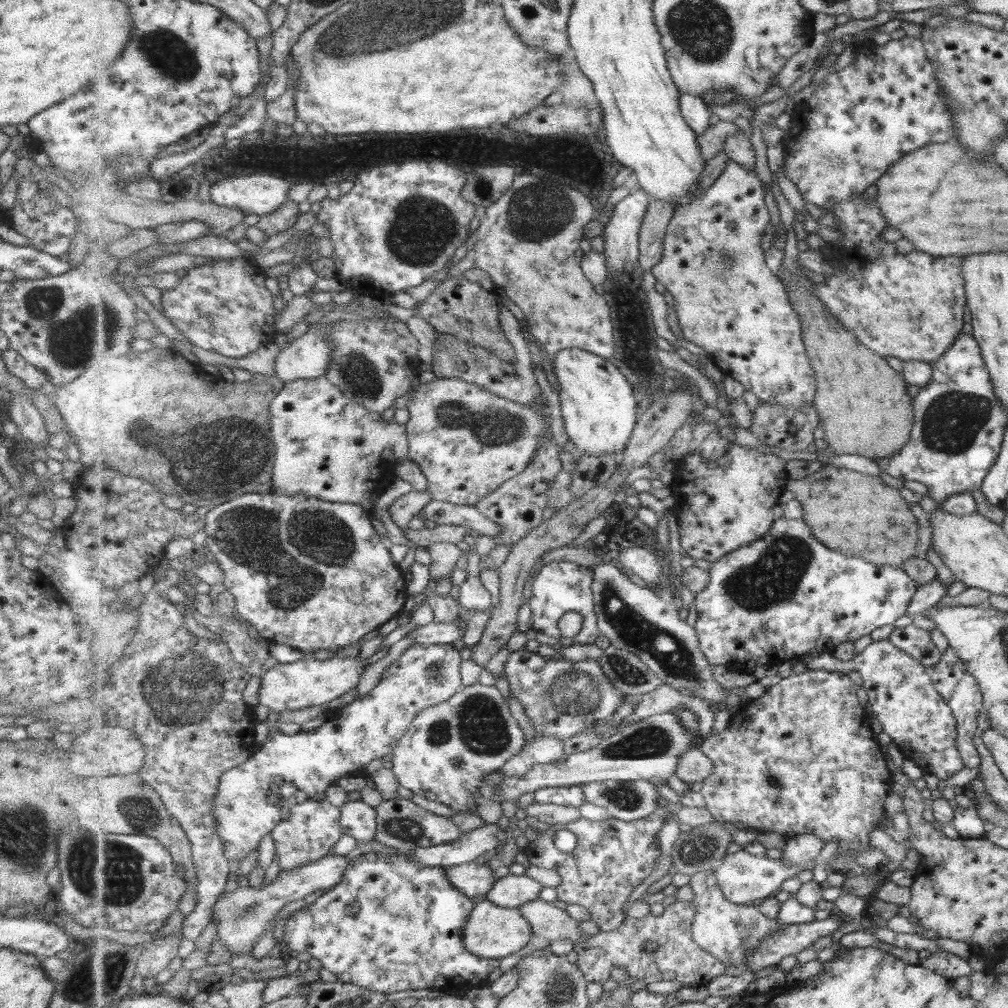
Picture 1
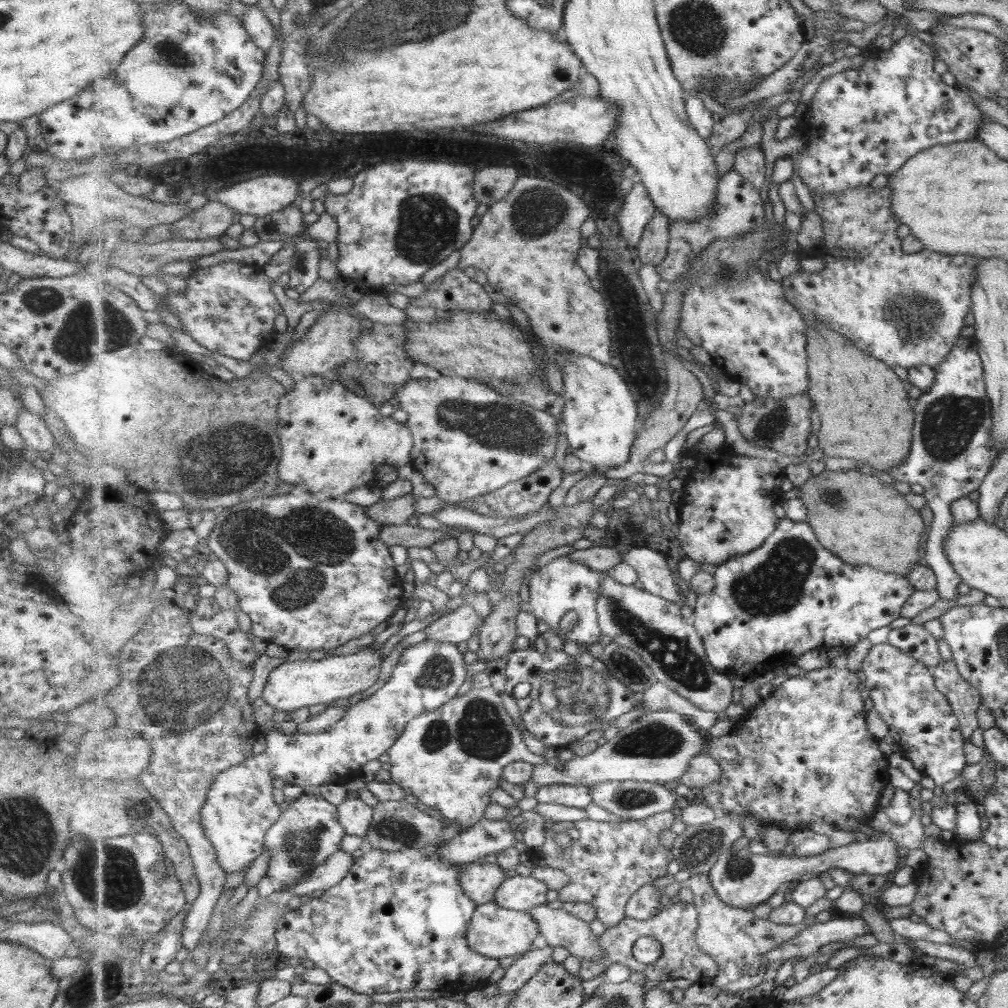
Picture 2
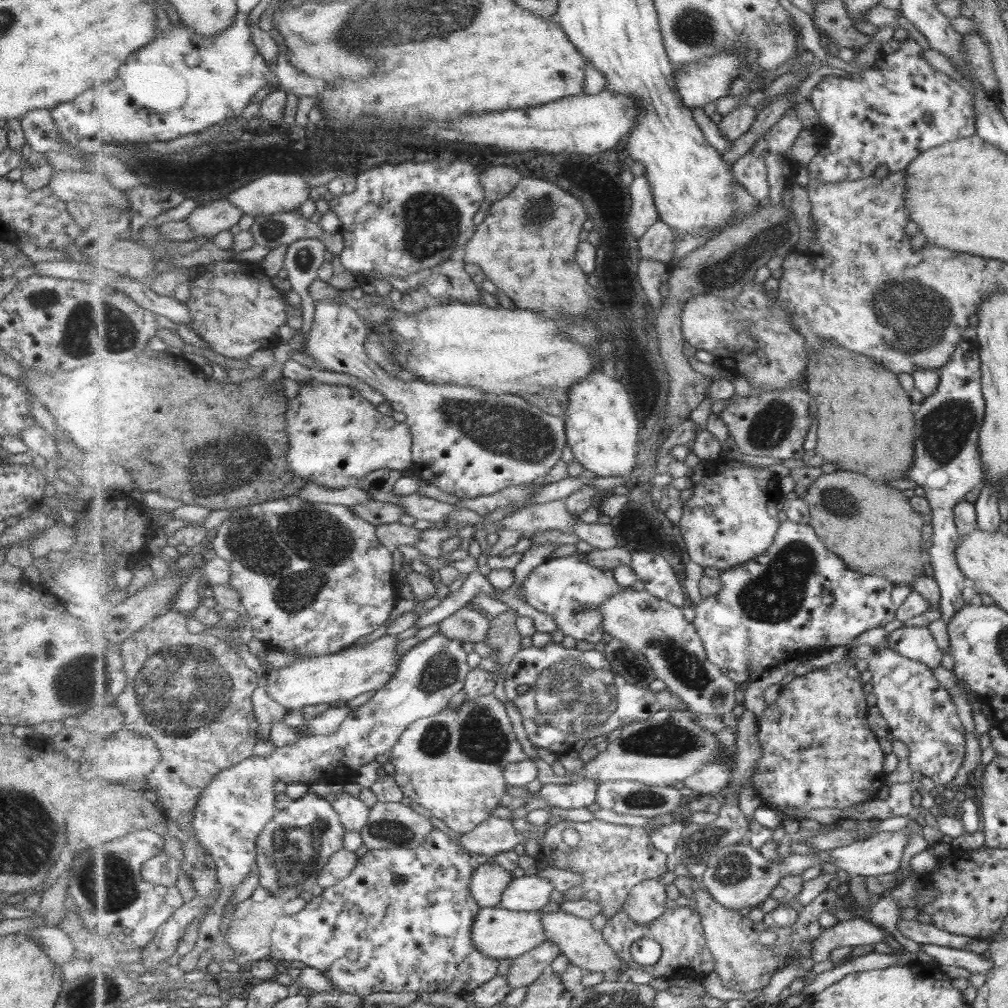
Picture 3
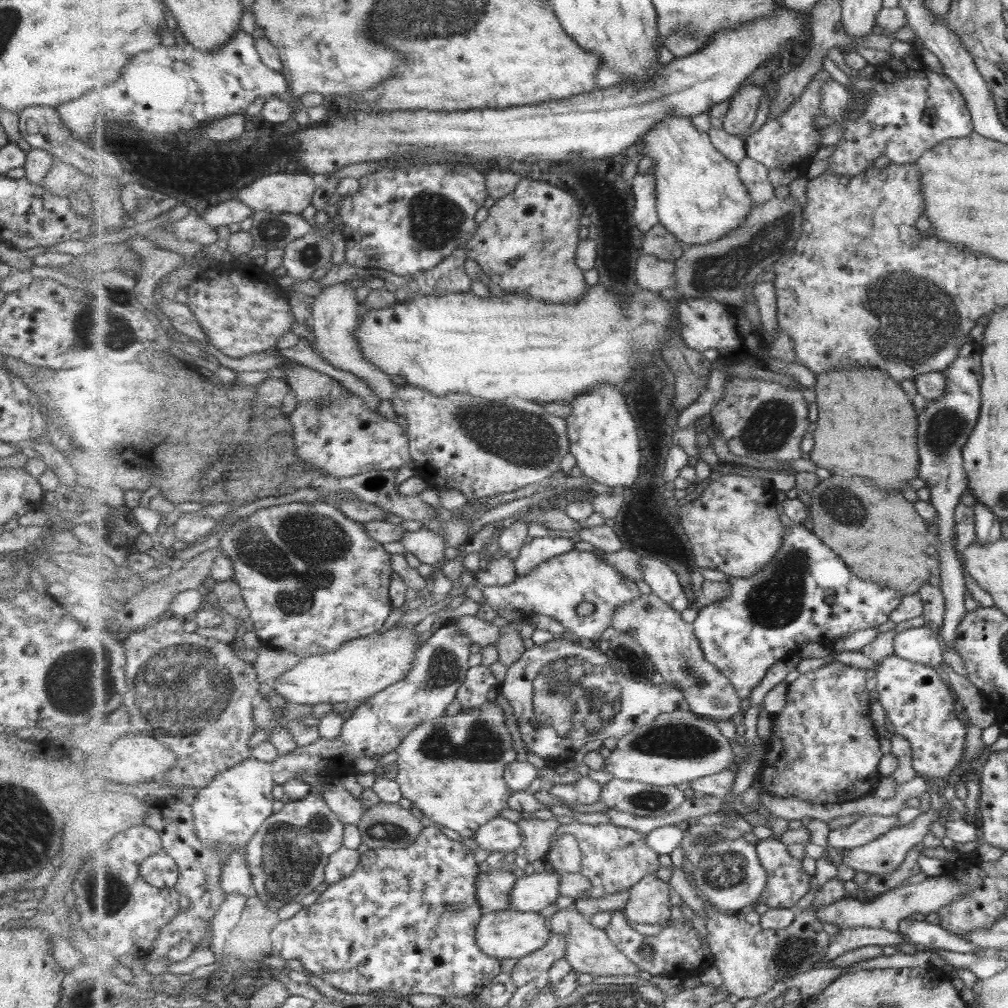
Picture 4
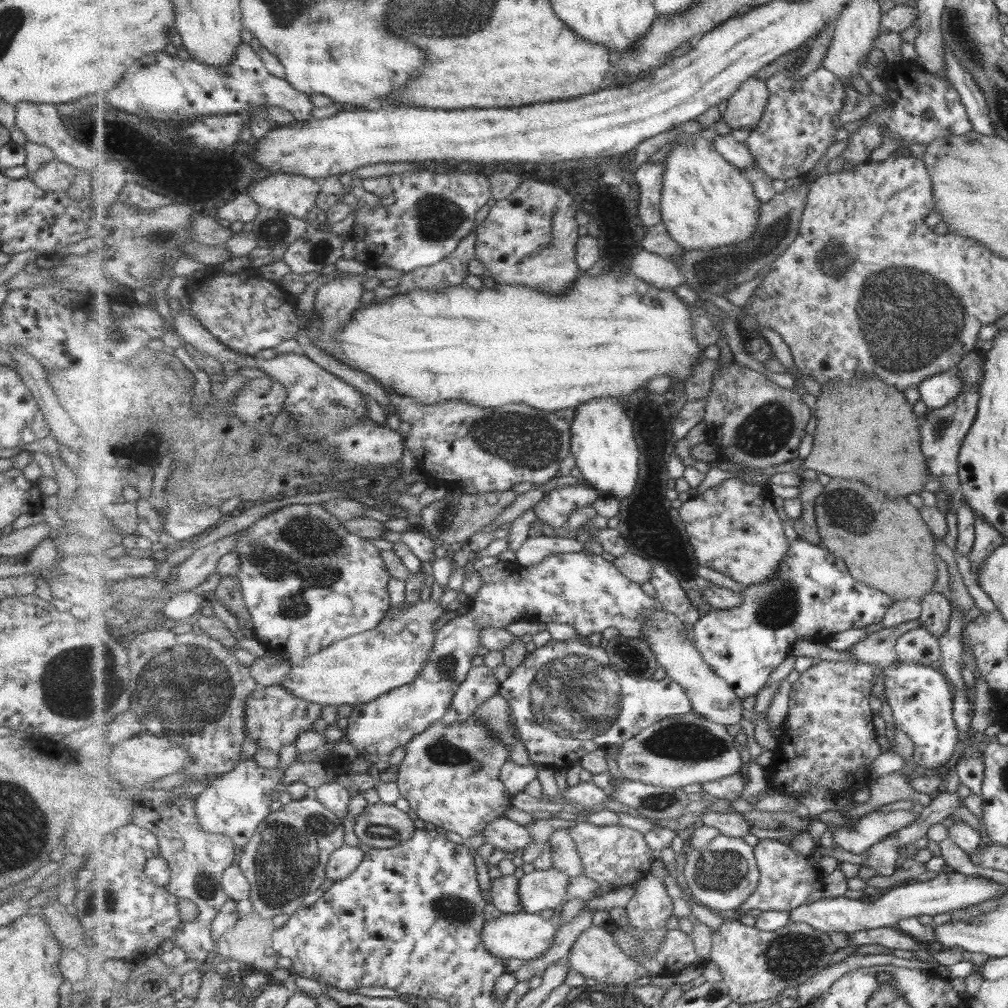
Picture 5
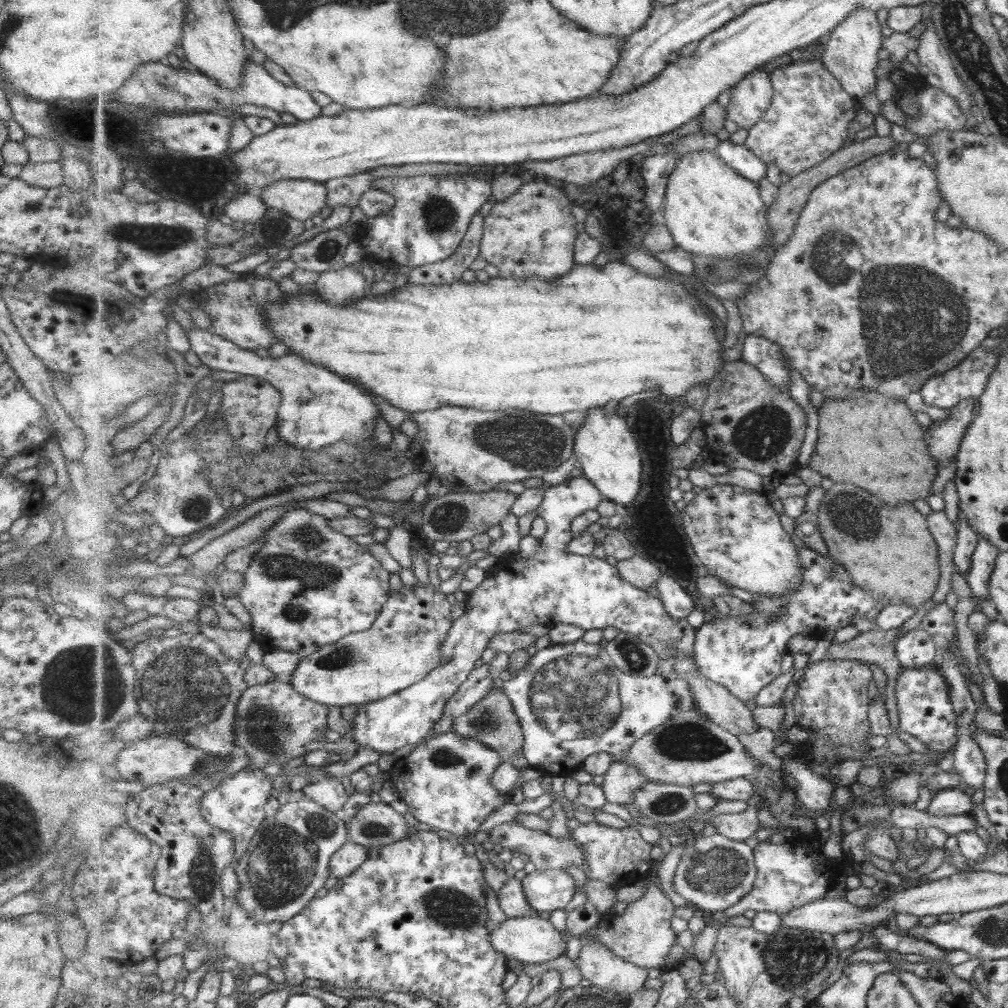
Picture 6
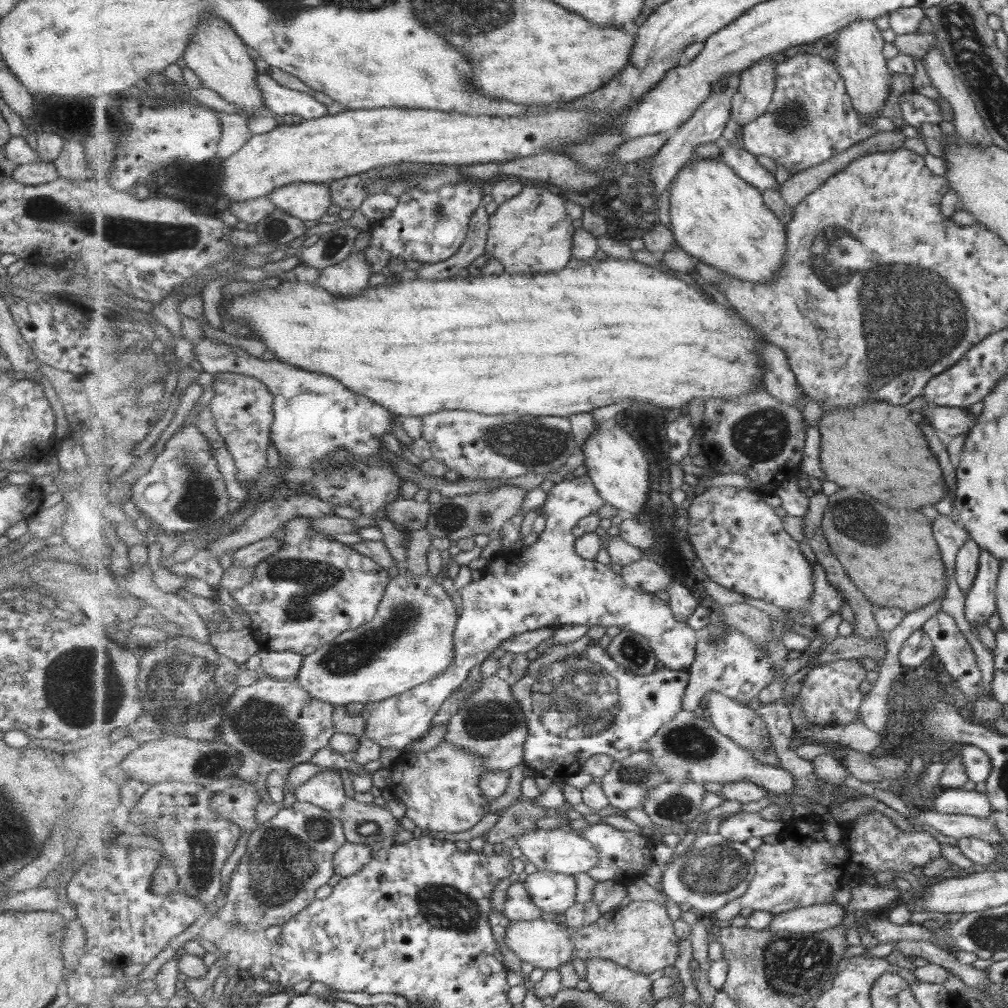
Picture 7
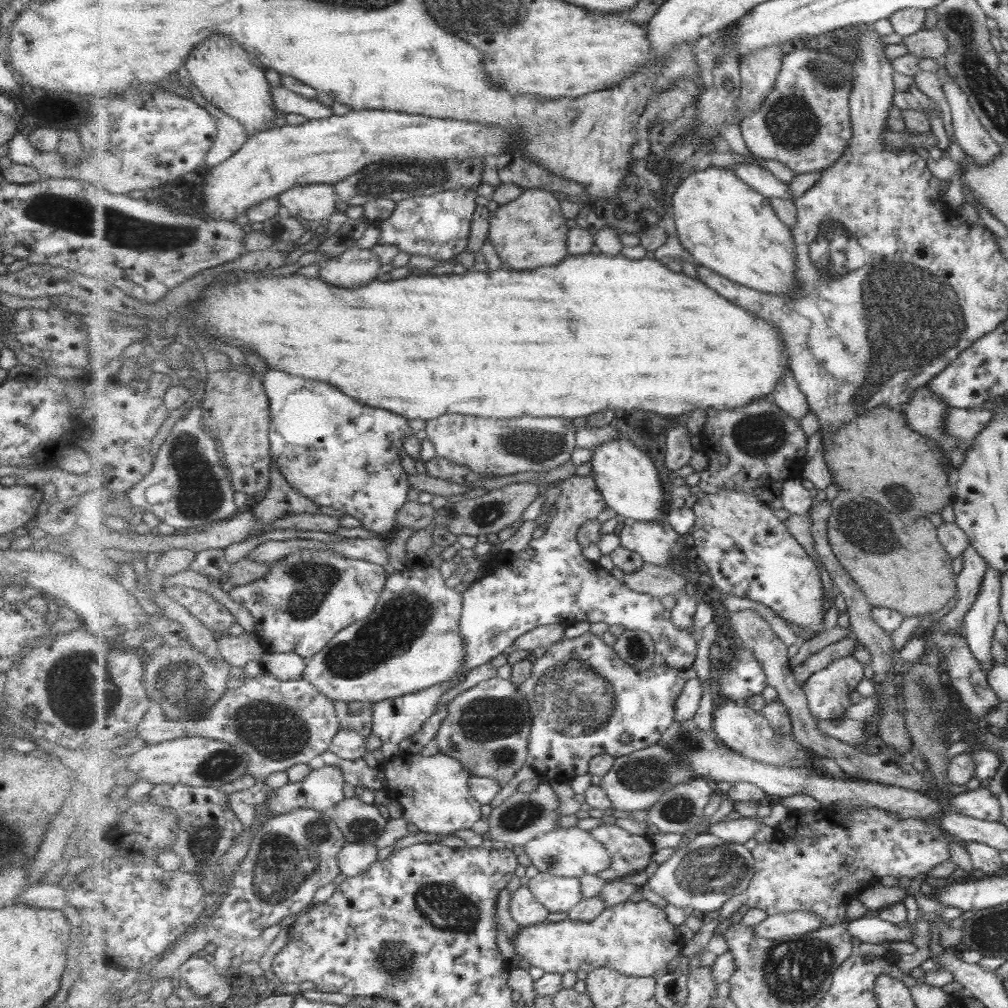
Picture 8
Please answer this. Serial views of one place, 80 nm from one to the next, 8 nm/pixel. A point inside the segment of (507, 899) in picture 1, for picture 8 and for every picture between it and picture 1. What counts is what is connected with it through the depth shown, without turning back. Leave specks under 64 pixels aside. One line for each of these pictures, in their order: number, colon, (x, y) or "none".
2: (523, 893)
3: (527, 893)
4: (532, 893)
5: (540, 890)
6: (548, 890)
7: (554, 892)
8: (559, 894)

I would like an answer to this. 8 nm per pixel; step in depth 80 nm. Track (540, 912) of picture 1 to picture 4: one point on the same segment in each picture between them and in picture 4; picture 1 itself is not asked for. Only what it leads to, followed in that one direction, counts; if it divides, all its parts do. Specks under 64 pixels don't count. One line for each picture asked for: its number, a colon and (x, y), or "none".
2: (559, 928)
3: (585, 947)
4: (589, 949)

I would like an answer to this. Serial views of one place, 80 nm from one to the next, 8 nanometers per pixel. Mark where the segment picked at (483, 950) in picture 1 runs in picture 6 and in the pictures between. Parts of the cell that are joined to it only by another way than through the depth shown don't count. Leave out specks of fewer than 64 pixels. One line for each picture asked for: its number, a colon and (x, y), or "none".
2: (497, 932)
3: (500, 933)
4: (505, 934)
5: (523, 936)
6: (528, 939)

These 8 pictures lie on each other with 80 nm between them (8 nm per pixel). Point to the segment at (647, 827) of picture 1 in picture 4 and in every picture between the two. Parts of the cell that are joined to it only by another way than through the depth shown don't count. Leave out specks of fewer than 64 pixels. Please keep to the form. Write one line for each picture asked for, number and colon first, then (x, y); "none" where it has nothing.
2: (611, 861)
3: (612, 859)
4: (614, 858)

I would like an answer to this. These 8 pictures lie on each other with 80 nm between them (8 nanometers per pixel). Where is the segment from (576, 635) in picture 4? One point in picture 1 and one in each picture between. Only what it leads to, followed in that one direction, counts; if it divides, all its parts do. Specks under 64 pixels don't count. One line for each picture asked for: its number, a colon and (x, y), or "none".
1: (560, 587)
2: (562, 586)
3: (562, 586)

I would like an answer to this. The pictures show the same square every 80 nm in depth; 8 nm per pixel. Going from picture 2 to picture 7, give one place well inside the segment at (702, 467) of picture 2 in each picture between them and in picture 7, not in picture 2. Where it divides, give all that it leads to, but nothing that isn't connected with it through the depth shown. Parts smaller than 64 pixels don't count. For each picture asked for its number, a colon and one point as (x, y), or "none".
3: (731, 518)
4: (733, 526)
5: (734, 528)
6: (735, 532)
7: (739, 539)

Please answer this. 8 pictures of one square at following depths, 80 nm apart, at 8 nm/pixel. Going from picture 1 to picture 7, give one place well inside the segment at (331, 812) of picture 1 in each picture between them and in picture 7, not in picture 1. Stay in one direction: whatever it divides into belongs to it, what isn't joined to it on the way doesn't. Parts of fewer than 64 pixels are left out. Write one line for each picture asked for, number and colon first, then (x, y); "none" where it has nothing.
2: (308, 832)
3: (299, 840)
4: (288, 855)
5: (288, 856)
6: (288, 861)
7: (288, 858)

